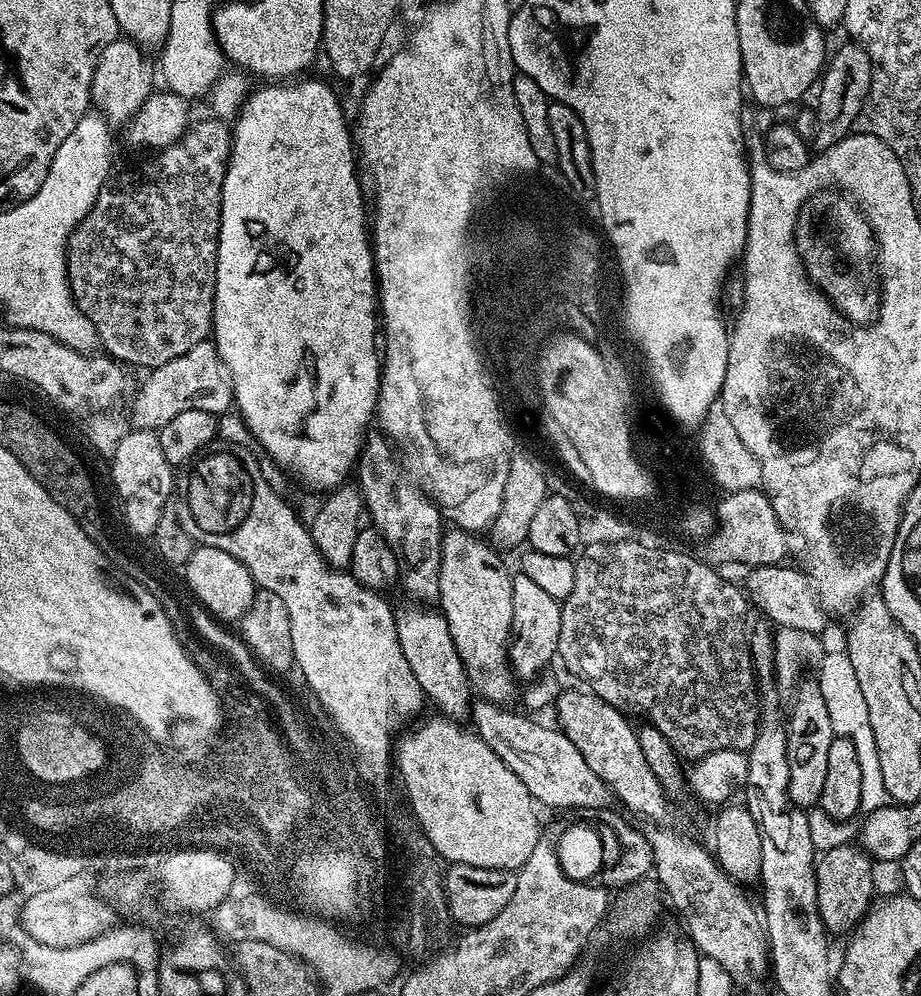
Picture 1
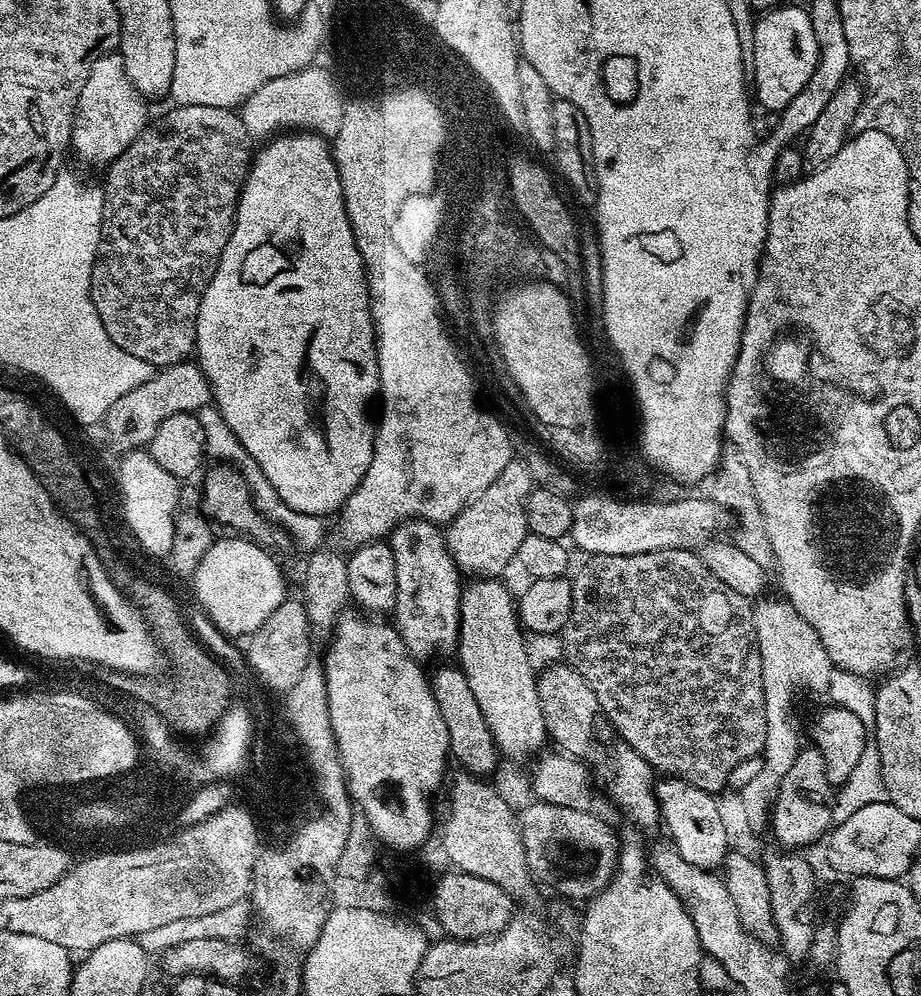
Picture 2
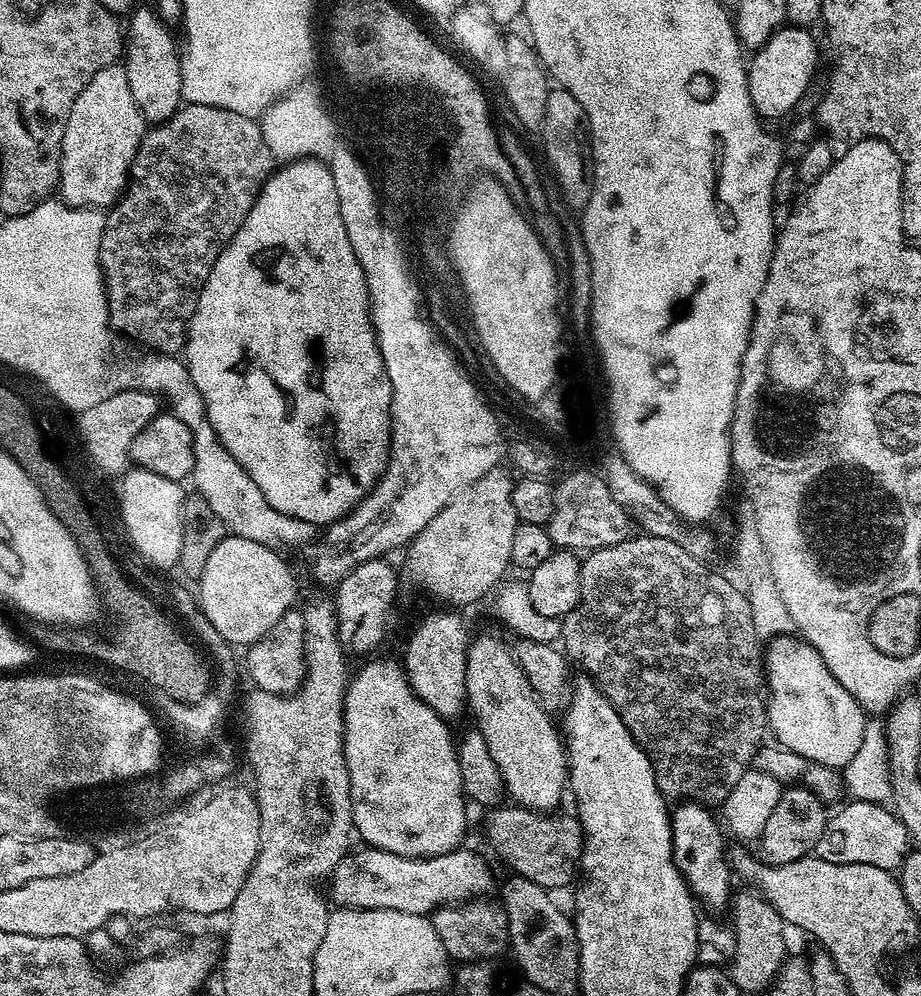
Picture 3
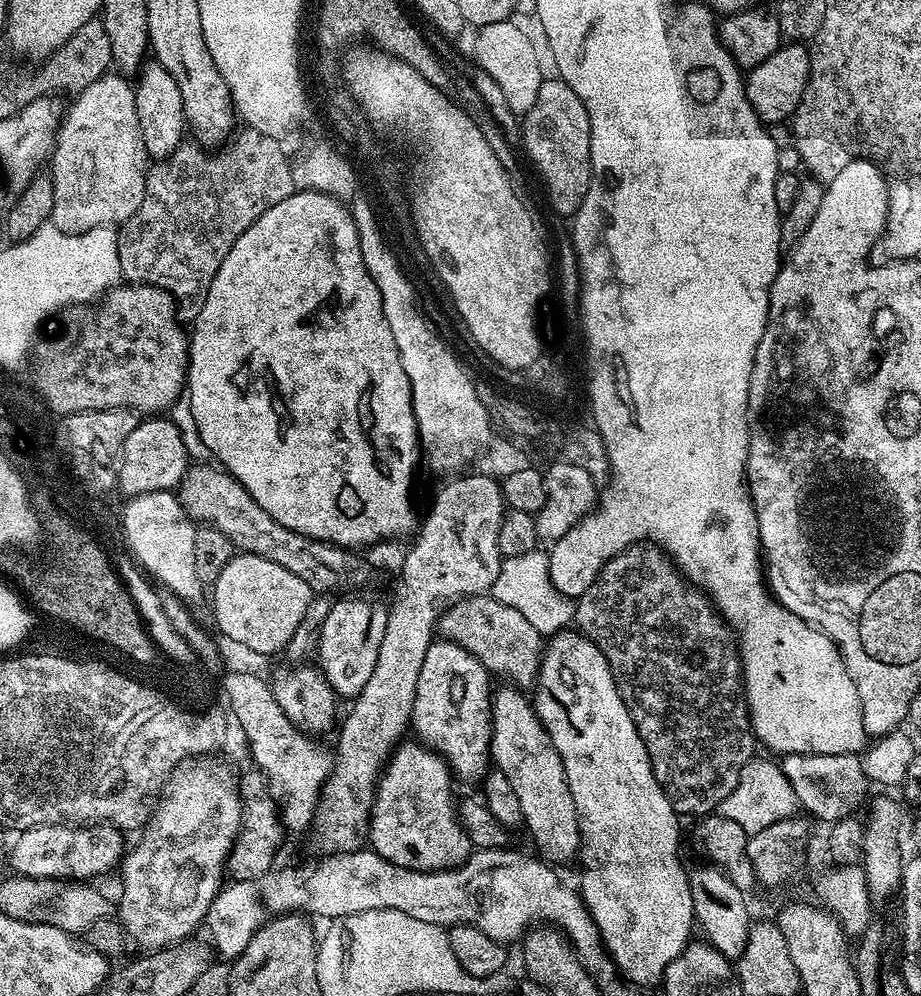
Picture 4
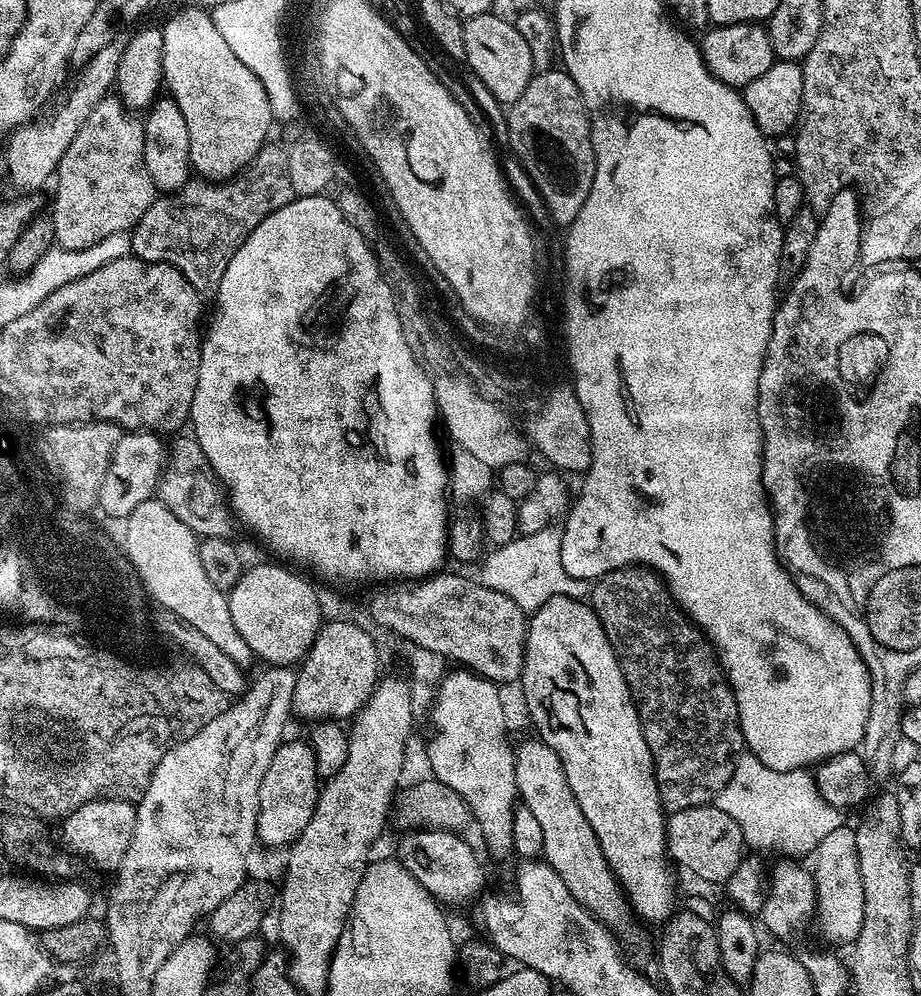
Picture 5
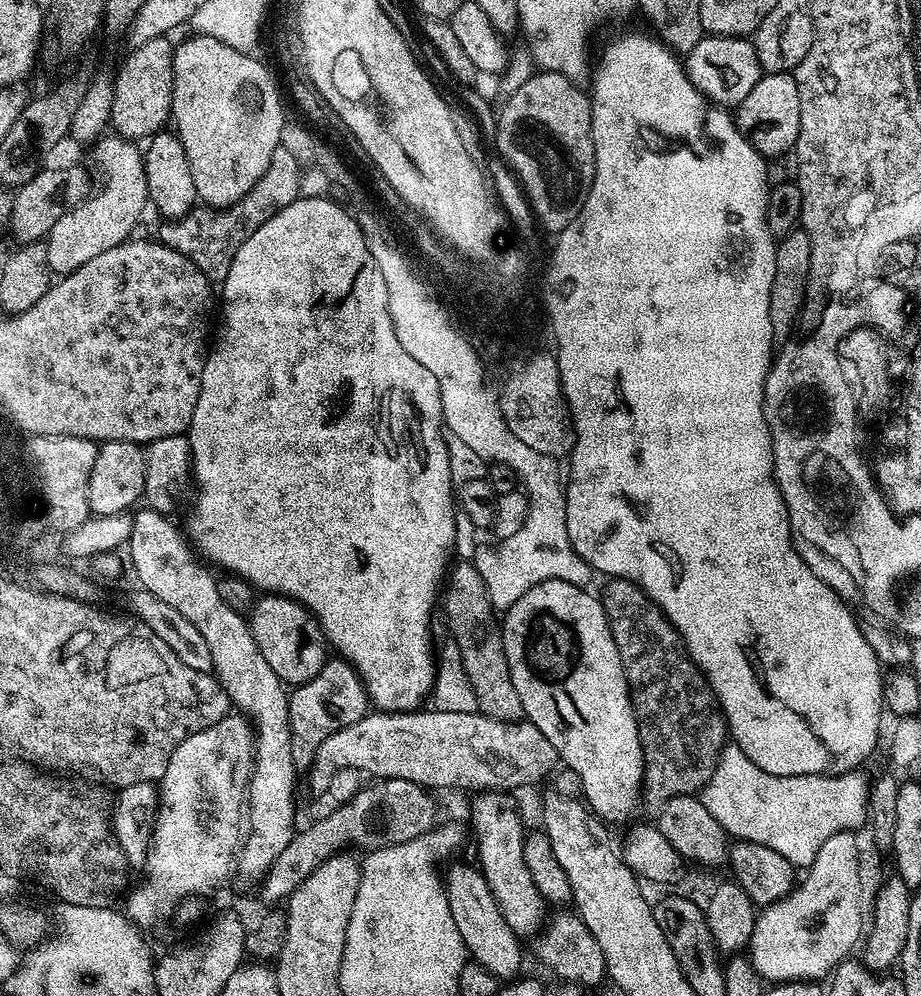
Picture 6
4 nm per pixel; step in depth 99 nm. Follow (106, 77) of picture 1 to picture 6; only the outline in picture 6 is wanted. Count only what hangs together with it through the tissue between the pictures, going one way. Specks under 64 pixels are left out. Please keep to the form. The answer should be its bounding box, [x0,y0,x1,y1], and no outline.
[46,134,149,274]

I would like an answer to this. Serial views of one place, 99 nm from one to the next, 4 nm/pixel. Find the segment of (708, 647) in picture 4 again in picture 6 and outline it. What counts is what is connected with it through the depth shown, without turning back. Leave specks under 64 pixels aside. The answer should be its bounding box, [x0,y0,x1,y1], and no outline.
[599,578,729,818]

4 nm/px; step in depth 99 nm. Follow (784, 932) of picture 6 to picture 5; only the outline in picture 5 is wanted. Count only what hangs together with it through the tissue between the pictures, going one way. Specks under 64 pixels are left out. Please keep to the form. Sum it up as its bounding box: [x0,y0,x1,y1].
[814,826,863,945]

